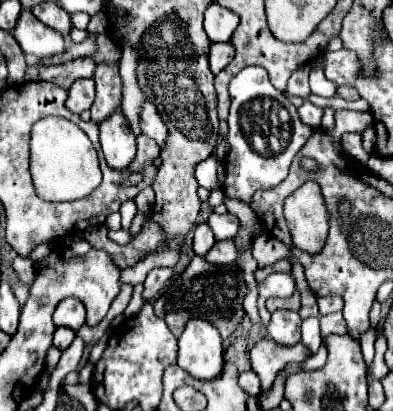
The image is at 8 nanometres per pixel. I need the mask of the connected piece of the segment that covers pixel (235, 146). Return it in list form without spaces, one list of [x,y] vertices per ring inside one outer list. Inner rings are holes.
[[[246,67],[230,81],[230,121],[226,141],[230,151],[226,155],[224,193],[232,199],[250,203],[254,191],[272,189],[288,175],[294,155],[304,147],[312,135],[312,127],[304,125],[296,107],[280,93],[268,79],[262,67]]]

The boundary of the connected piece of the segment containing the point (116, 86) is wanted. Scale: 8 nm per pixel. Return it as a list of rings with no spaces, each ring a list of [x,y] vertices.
[[[98,63],[96,73],[96,99],[94,105],[90,107],[92,121],[102,123],[108,115],[116,113],[122,105],[122,79],[118,73],[118,65],[108,65],[108,63]]]

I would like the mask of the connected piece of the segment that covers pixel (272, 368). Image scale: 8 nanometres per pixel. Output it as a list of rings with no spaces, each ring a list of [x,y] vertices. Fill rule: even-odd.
[[[264,338],[250,349],[249,355],[252,371],[260,377],[262,387],[270,387],[284,365],[308,359],[310,351],[302,343],[284,347],[269,338]]]

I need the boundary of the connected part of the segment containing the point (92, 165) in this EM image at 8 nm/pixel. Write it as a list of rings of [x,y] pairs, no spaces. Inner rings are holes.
[[[44,117],[32,127],[30,175],[44,201],[72,201],[90,195],[102,181],[98,155],[84,131],[68,119]]]

